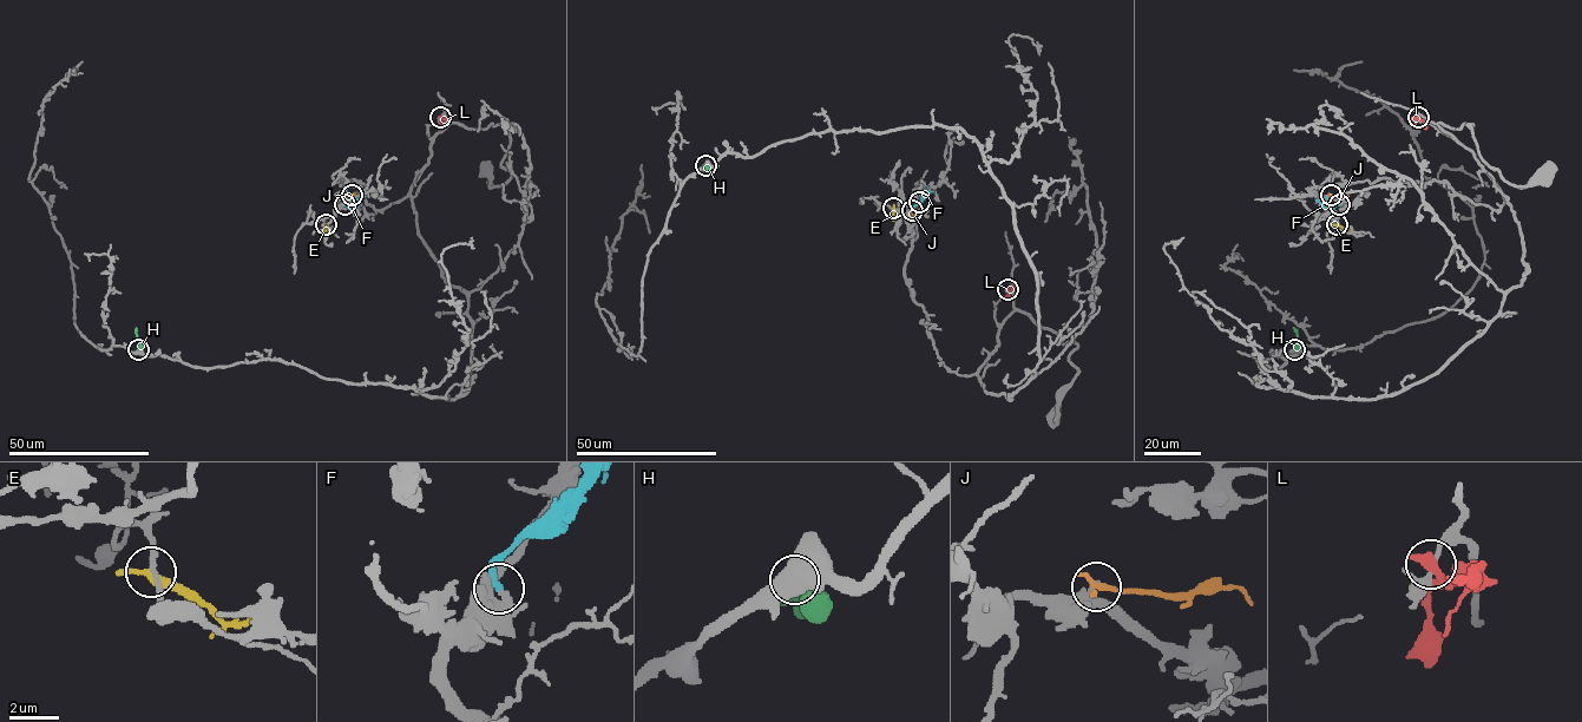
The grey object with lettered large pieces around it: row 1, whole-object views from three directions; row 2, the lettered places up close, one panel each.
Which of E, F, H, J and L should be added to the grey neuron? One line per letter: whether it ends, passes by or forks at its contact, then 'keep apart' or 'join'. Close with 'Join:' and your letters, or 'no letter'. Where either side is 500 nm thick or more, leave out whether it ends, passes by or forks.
E: it passes by | keep apart
F: it ends | keep apart
H: keep apart
J: it passes by | keep apart
L: it passes by | keep apart
Join: no letter

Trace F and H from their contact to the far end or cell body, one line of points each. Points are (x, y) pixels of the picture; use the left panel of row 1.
F: (345, 204), (355, 207), (356, 199), (366, 195)
H: (138, 349), (136, 327)

